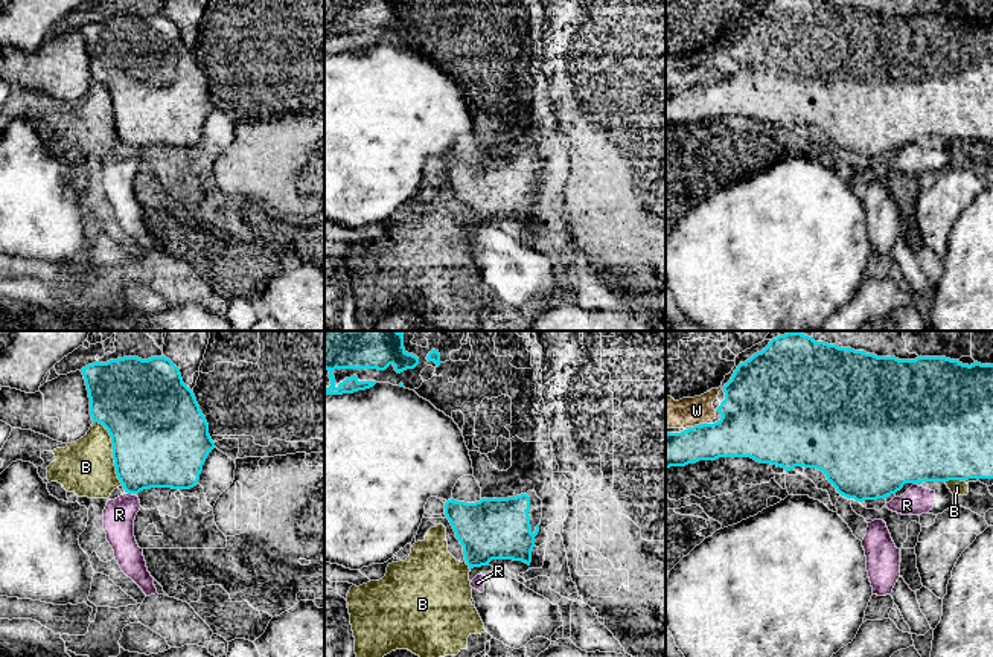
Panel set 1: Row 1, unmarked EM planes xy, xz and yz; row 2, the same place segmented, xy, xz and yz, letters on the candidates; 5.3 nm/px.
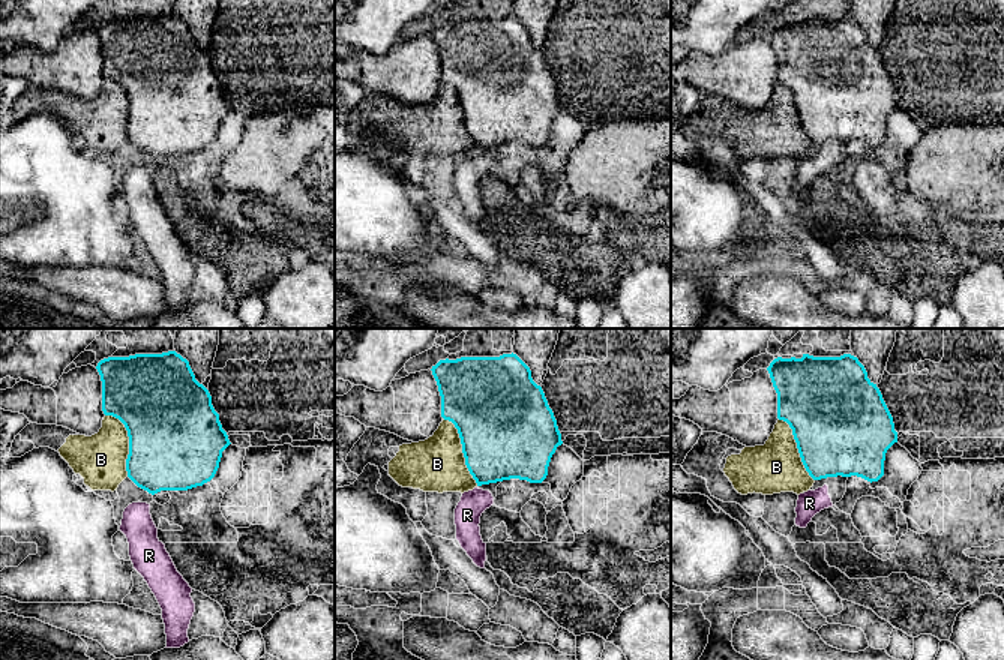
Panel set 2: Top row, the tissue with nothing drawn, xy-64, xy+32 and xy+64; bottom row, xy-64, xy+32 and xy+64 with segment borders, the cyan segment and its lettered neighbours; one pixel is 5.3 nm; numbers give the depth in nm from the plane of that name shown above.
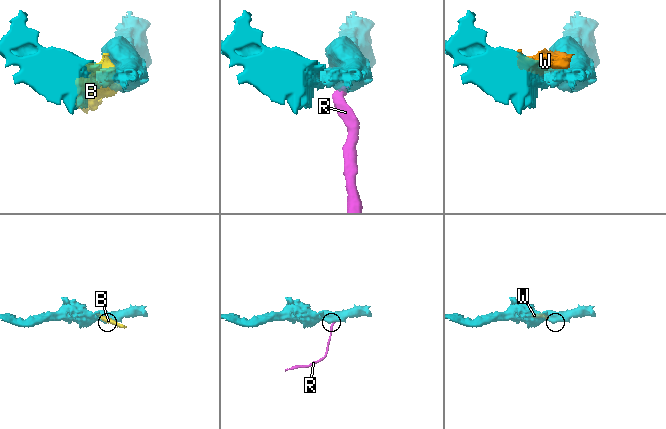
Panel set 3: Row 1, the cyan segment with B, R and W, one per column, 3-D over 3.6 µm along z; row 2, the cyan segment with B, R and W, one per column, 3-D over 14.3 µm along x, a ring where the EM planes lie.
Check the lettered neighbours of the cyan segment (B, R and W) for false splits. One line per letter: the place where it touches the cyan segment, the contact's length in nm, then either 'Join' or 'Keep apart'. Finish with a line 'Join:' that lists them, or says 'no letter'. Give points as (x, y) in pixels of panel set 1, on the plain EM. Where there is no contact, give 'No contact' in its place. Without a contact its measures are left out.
B: Touches cyan at xy (113, 110). Shared border 380 nm. Keep apart
R: Touches cyan at xy (130, 151). Shared border 40 nm. Keep apart
W: Touches cyan at yz (696, 84). Shared border 50 nm. Keep apart
Join: no letter

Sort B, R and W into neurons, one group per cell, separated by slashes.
B W / R

